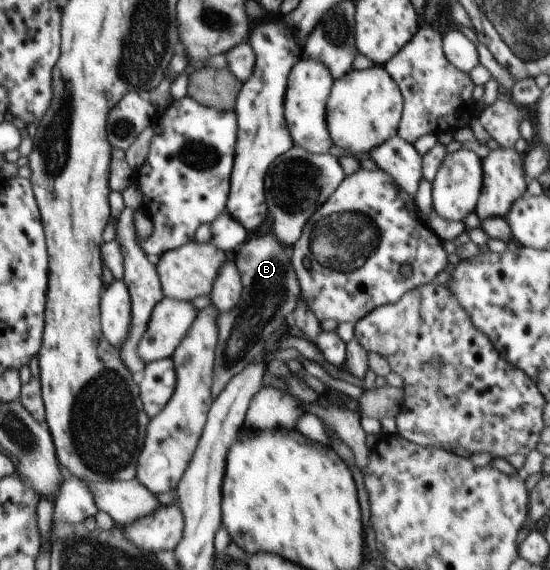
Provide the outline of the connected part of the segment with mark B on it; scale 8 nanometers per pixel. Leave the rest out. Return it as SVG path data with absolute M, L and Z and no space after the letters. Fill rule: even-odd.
M270 234L251 237L241 243L231 255L241 278L241 301L229 313L217 315L217 346L213 369L213 399L219 397L223 387L253 361L262 356L267 341L290 321L301 289L291 264L292 250L287 249L279 237Z

